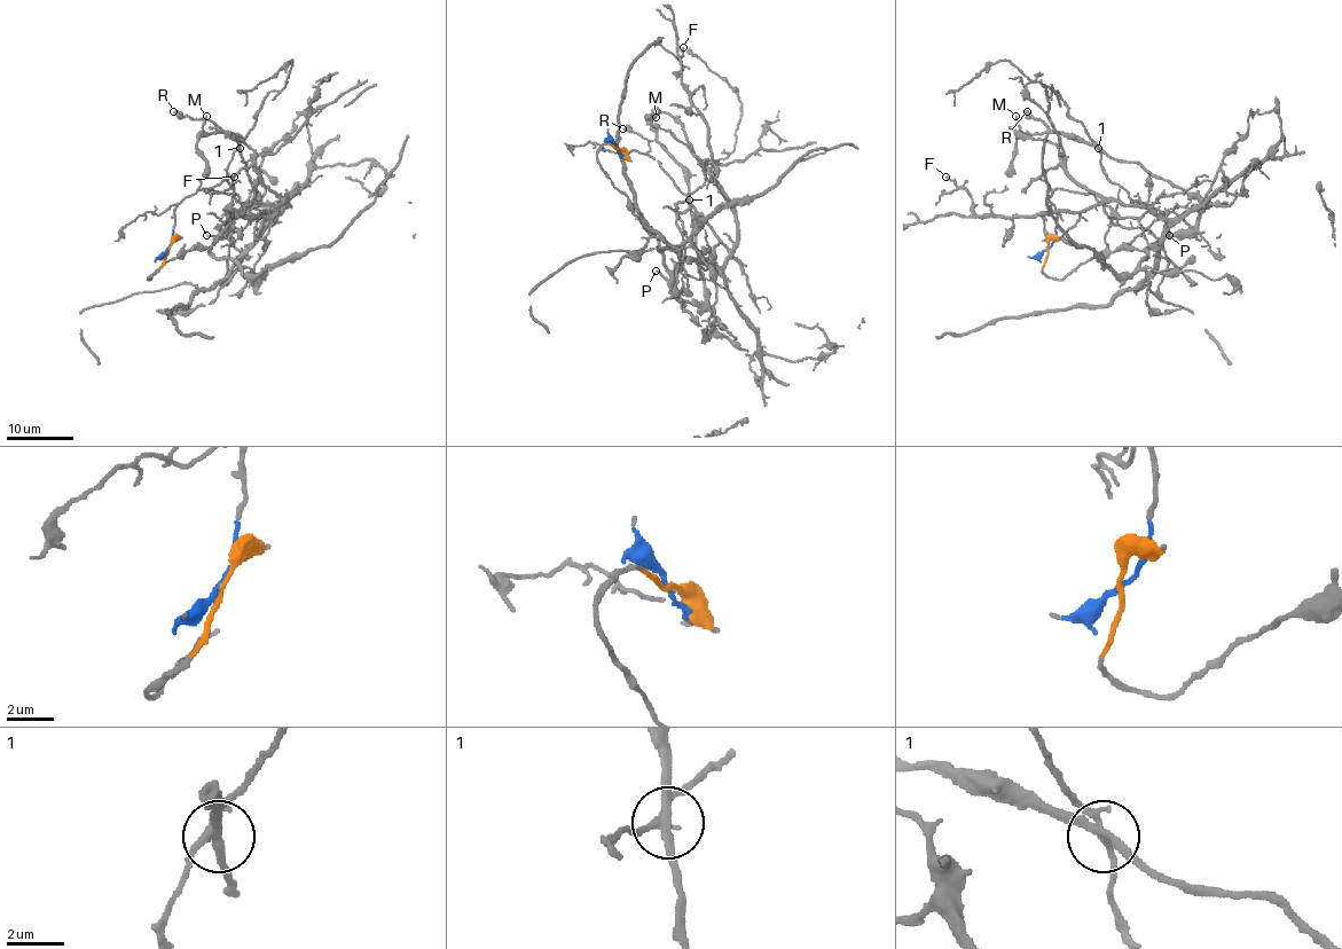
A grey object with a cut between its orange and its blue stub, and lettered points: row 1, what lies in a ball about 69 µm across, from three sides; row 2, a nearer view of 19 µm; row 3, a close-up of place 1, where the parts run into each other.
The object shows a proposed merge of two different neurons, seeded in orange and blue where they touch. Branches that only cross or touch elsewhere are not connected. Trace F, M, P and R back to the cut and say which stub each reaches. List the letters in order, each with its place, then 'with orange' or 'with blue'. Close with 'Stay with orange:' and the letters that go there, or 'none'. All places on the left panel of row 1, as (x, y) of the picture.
F: (234, 177) | with blue
M: (206, 116) | with orange
P: (206, 235) | with orange
R: (173, 111) | with orange
Stay with orange: M, P, R

